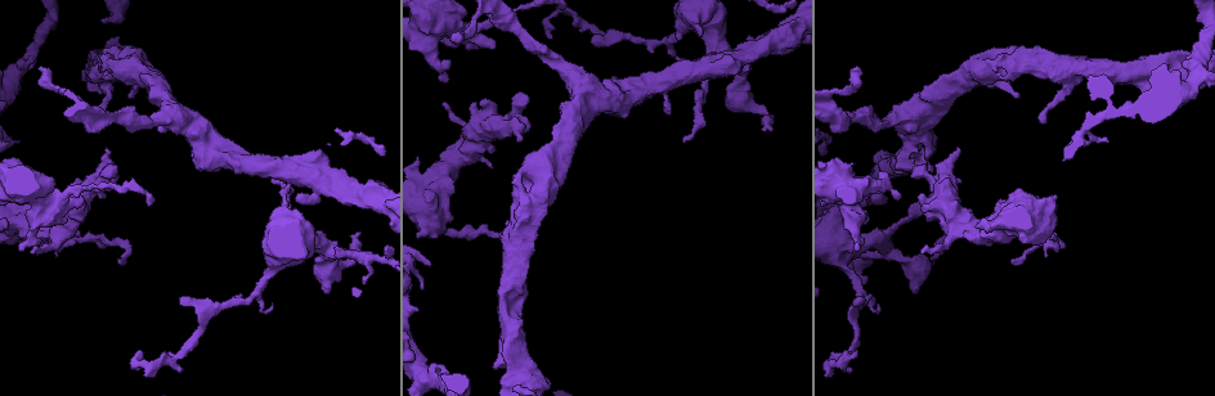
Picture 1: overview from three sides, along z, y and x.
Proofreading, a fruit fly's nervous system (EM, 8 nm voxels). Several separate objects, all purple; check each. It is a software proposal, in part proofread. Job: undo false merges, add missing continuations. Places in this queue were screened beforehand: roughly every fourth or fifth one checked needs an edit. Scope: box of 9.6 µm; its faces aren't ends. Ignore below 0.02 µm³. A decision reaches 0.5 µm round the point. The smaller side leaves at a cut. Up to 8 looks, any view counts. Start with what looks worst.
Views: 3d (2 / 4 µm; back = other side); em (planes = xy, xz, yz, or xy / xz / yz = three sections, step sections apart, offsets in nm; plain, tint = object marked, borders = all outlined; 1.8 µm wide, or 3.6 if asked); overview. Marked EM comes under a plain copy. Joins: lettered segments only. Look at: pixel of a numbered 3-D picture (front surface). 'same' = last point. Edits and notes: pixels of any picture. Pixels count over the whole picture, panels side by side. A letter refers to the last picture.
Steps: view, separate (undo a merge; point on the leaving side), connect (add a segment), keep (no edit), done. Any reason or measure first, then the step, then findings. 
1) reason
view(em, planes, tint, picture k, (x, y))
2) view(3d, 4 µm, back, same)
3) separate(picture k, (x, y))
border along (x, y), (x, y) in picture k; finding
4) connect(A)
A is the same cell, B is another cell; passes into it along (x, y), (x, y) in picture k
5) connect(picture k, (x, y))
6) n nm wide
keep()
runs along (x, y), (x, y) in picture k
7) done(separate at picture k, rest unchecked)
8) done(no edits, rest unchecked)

free end
view(em, yz, step 16, borders, picture 1, (928, 159))

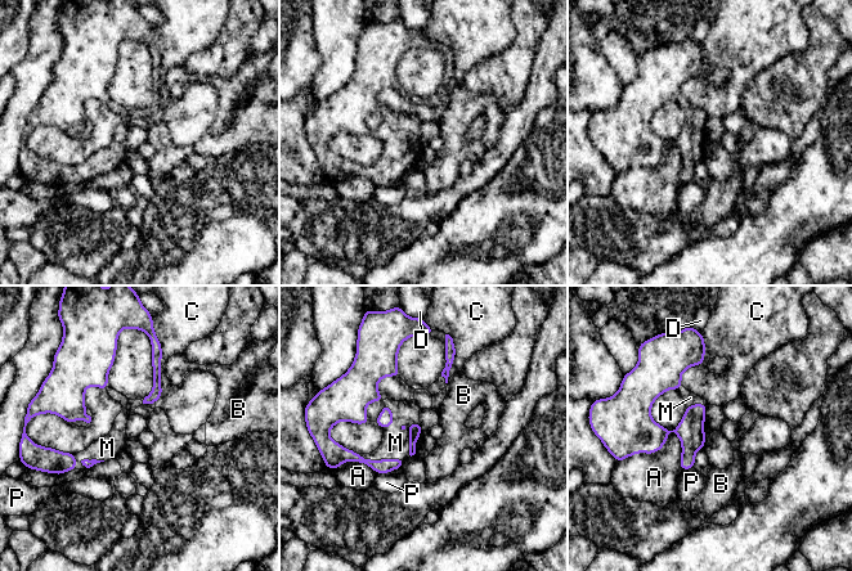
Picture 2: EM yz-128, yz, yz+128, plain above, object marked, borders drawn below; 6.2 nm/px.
connect(M)
M is the same cell, A, B, C, D and P are other cells; the cell continues

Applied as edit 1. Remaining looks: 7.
free end
view(3d, 2 µm, picture 1, (20, 251))

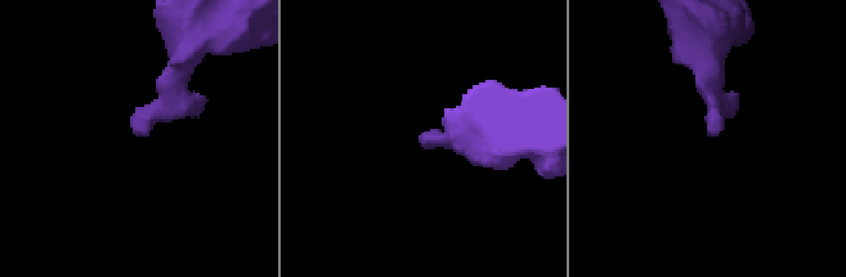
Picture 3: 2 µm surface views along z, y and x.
view(em, 3.6 µm, xy, step 8, borders, picture 3, (133, 129))

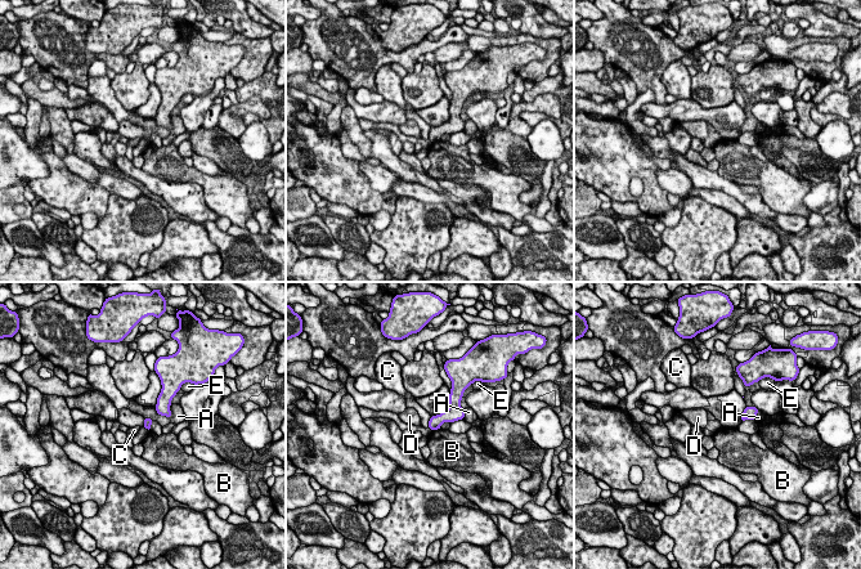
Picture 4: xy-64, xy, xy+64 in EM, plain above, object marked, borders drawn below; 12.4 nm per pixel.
keep()
A, B, C, D and E are other cells; border along (431, 416), (427, 426) in picture 4; none of them fits

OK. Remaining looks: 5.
free end
view(em, planes, borders, picture 1, (772, 130))

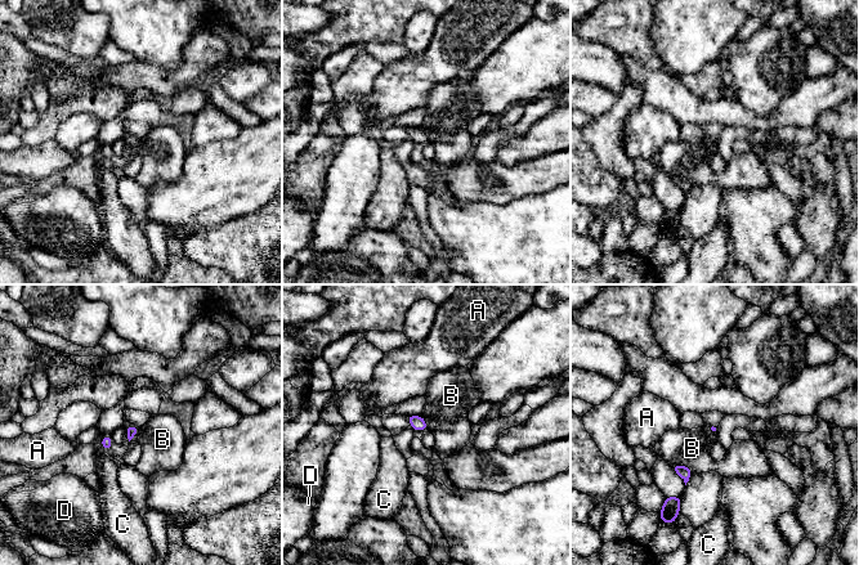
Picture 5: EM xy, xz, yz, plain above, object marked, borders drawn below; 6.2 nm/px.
keep()
A, B, C and D are other cells; border along (671, 466), (685, 465), (693, 472) in picture 5; no lettered segment goes on from it

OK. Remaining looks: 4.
done(connect at picture 2, rest unchecked)

